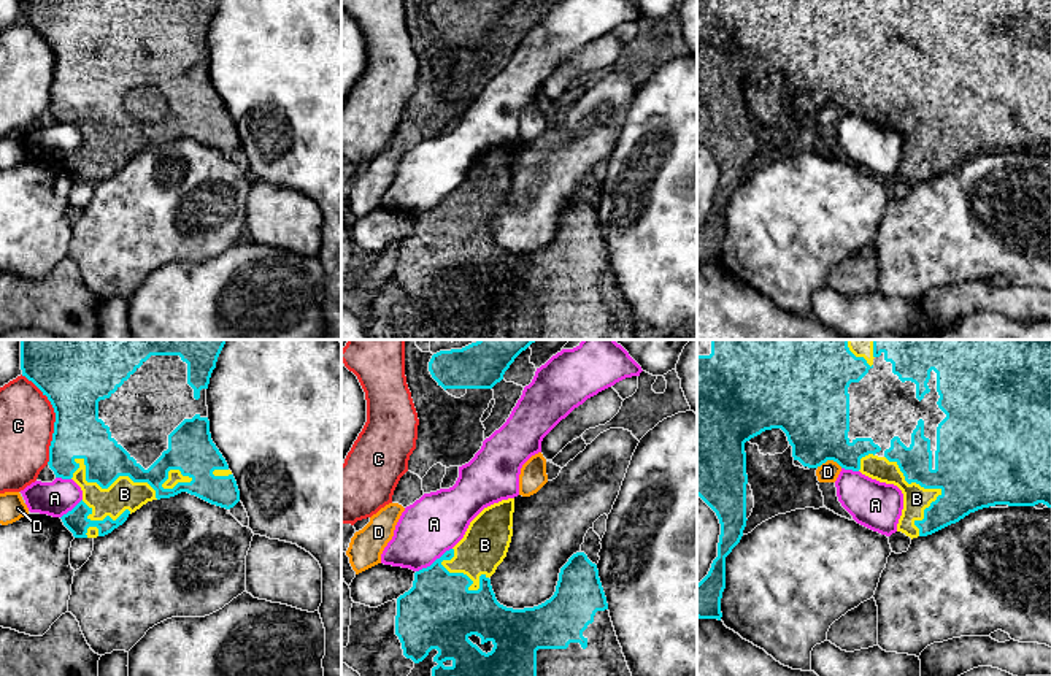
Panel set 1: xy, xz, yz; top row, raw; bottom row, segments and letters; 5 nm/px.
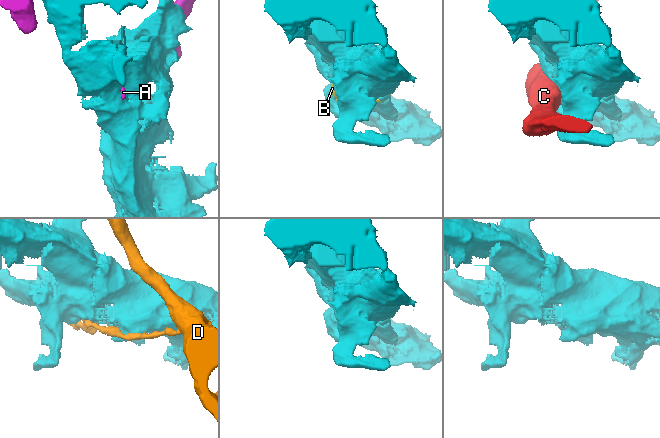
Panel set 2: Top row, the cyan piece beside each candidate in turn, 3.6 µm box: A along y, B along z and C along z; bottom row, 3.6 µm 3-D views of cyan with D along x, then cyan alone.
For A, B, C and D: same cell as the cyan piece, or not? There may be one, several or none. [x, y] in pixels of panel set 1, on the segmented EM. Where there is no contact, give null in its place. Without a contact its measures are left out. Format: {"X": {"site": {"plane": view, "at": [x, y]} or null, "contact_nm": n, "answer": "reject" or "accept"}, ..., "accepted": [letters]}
{"A": {"site": {"plane": "xz", "at": [435, 560]}, "contact_nm": 220, "answer": "reject"}, "B": {"site": {"plane": "xy", "at": [110, 484]}, "contact_nm": 480, "answer": "accept"}, "C": {"site": {"plane": "xy", "at": [56, 418]}, "contact_nm": 480, "answer": "reject"}, "D": {"site": {"plane": "yz", "at": [829, 459]}, "contact_nm": 140, "answer": "reject"}, "accepted": ["B"]}

